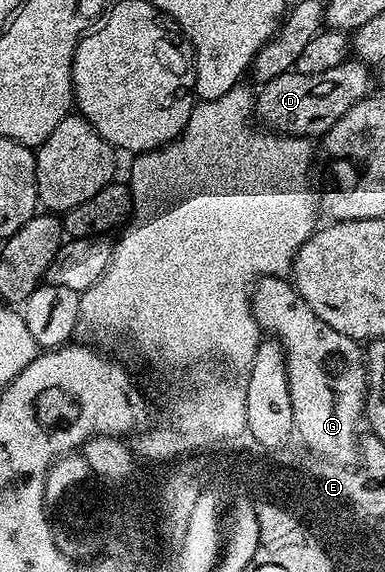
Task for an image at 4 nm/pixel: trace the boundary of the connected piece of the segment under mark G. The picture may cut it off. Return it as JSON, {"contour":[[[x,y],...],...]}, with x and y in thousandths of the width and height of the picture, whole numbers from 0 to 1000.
{"contour":[[[686,481],[668,495],[657,497],[655,514],[649,517],[649,538],[655,547],[665,554],[670,566],[681,570],[683,580],[699,582],[709,591],[722,594],[727,605],[732,605],[732,615],[743,619],[743,643],[748,645],[748,687],[758,694],[758,729],[764,731],[764,750],[771,760],[771,766],[784,766],[779,771],[784,781],[803,781],[808,785],[826,783],[826,788],[836,788],[836,794],[868,797],[868,802],[904,804],[912,802],[912,788],[917,788],[917,766],[919,766],[919,738],[932,736],[943,731],[948,715],[951,715],[951,622],[945,619],[943,608],[935,605],[932,594],[904,589],[901,586],[886,586],[873,582],[873,575],[862,575],[862,568],[842,568],[842,561],[831,561],[831,554],[821,554],[821,547],[810,547],[810,540],[800,540],[800,533],[790,526],[790,519],[779,519],[779,512],[766,505],[761,493],[751,486],[725,484],[719,481]]]}

